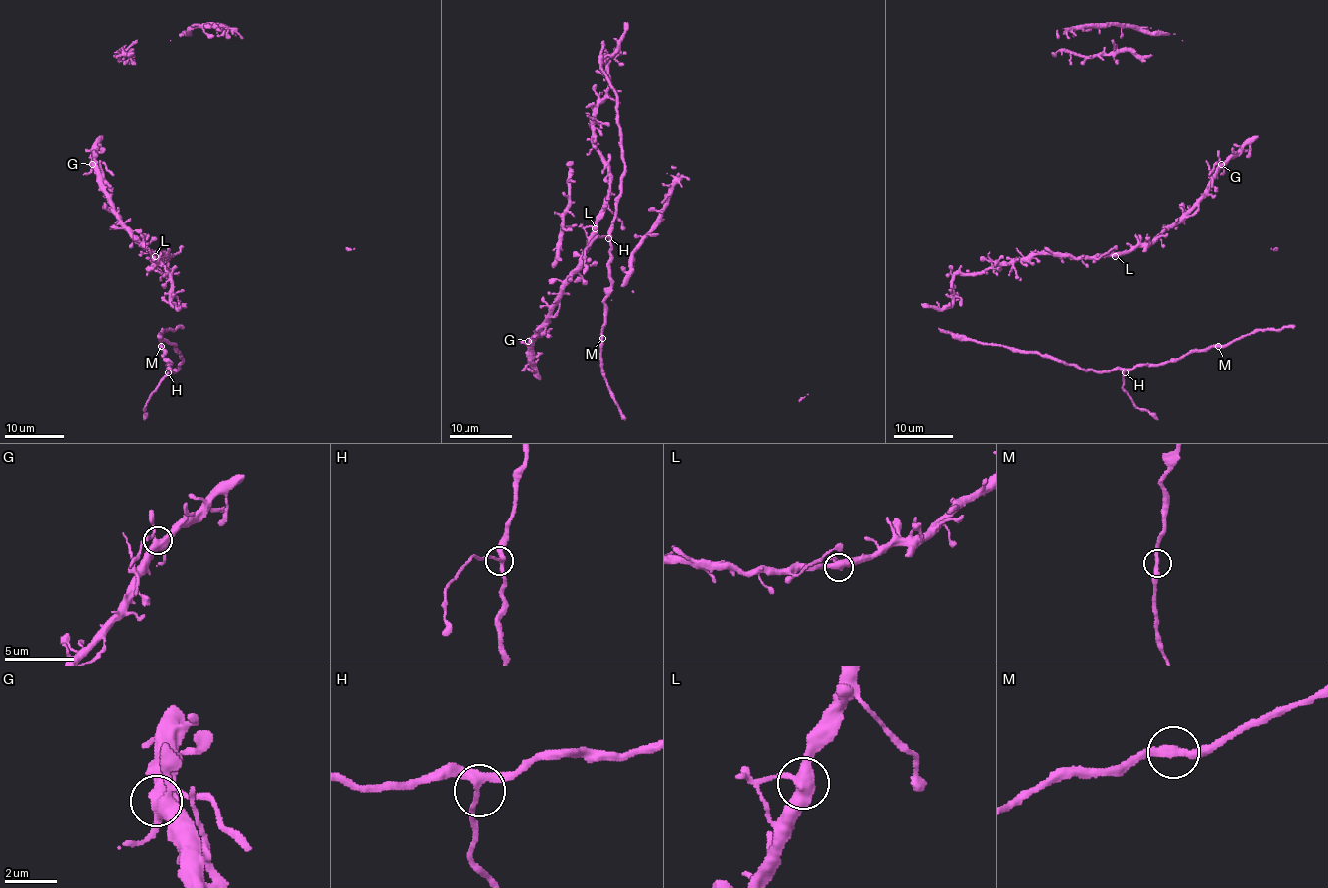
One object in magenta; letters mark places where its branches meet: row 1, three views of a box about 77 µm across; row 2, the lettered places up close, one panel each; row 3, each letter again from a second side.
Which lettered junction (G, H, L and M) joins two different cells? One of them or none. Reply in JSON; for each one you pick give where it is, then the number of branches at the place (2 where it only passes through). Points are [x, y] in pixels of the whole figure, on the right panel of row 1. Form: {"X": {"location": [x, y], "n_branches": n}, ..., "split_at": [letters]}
{"split_at": []}

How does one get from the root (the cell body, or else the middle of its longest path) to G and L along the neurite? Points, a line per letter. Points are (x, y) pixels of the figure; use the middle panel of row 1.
G: (610, 59), (608, 88), (593, 123), (595, 150), (610, 185), (607, 208), (584, 263), (528, 341)
L: (610, 59), (608, 88), (597, 105), (593, 123), (593, 143), (607, 169), (610, 197), (595, 228)

